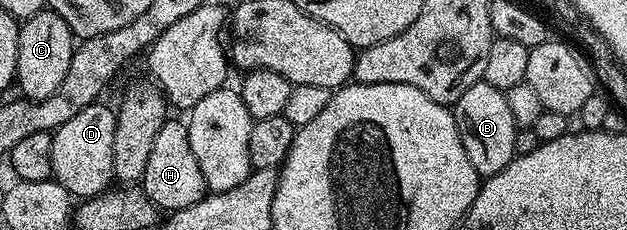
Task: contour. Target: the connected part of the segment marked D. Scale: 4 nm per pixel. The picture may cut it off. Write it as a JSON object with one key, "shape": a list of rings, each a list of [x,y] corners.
{"shape":[[[98,101],[75,113],[71,121],[63,121],[63,125],[52,132],[52,178],[78,200],[91,199],[110,190],[114,182],[111,149],[115,142],[116,124],[116,110],[108,107],[105,101]]]}

